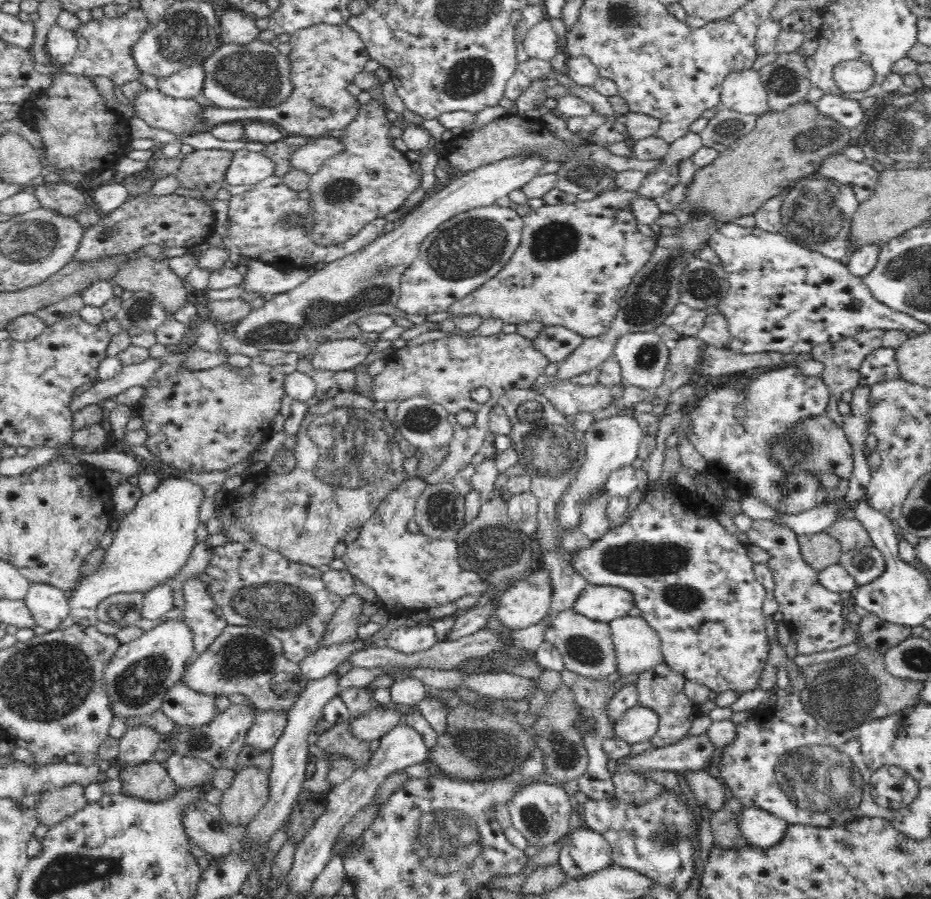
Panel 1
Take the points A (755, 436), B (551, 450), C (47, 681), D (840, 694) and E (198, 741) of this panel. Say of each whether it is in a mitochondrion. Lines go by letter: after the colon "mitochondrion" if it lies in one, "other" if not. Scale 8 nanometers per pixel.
A: mitochondrion
B: mitochondrion
C: mitochondrion
D: mitochondrion
E: mitochondrion

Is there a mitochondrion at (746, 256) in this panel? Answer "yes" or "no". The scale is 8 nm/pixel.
no

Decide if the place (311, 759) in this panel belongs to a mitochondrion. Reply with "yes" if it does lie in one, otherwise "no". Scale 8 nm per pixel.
no

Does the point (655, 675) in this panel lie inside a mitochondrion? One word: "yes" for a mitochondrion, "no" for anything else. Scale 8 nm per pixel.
no

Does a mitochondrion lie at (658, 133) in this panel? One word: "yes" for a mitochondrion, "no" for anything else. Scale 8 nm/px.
no

